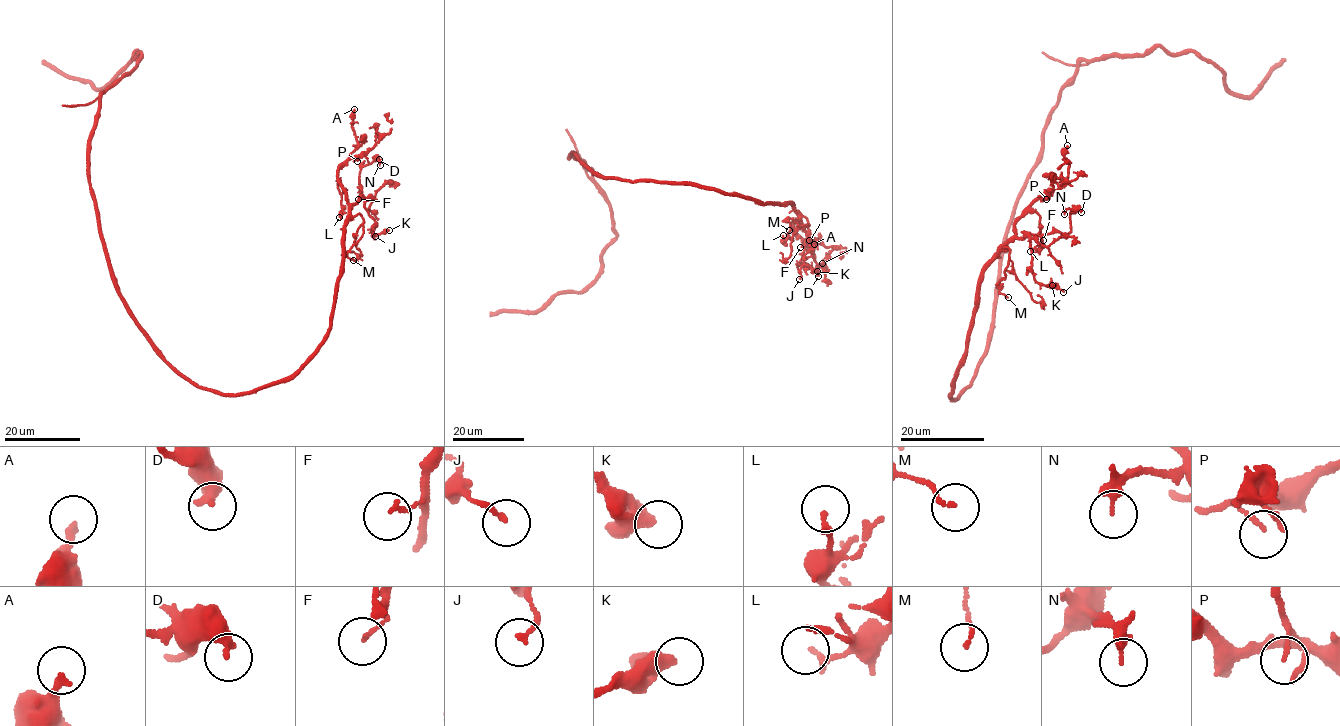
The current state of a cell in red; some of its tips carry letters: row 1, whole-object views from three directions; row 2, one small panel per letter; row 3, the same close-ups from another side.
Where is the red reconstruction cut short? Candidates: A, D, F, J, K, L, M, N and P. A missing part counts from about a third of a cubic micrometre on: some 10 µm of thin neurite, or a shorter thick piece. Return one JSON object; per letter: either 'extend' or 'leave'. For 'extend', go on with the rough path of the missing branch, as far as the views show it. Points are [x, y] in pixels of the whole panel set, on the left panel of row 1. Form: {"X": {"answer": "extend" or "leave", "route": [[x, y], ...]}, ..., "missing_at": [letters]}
{"A": {"answer": "leave"}, "D": {"answer": "leave"}, "F": {"answer": "leave"}, "J": {"answer": "leave"}, "K": {"answer": "leave"}, "L": {"answer": "leave"}, "M": {"answer": "leave"}, "N": {"answer": "leave"}, "P": {"answer": "leave"}, "missing_at": []}

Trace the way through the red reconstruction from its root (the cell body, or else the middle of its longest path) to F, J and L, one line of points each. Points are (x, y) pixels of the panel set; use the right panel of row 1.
F: (997, 295), (977, 372), (951, 401), (948, 395), (963, 357), (982, 269), (1014, 238), (1030, 235), (1043, 240)
J: (997, 295), (977, 372), (951, 401), (981, 271), (991, 259), (1027, 237), (1034, 279), (1063, 292)
L: (997, 295), (977, 372), (951, 401), (982, 268), (1015, 234), (1015, 222), (1034, 212), (1042, 247), (1030, 251)

